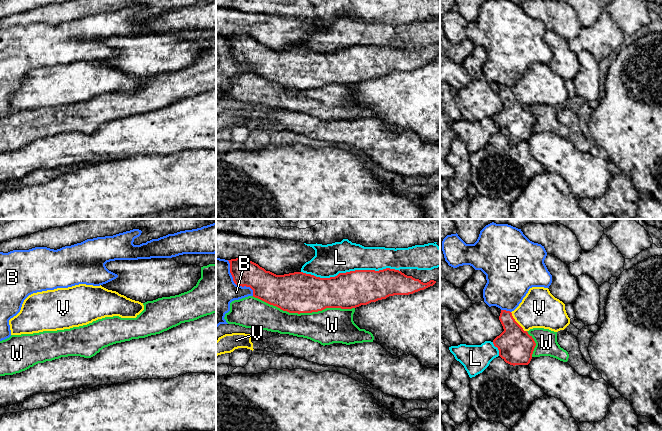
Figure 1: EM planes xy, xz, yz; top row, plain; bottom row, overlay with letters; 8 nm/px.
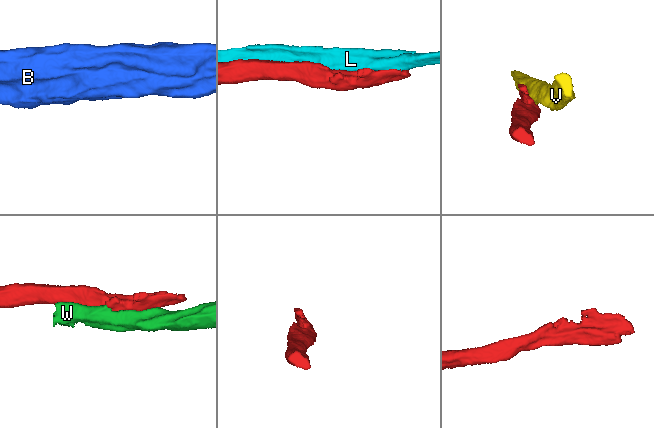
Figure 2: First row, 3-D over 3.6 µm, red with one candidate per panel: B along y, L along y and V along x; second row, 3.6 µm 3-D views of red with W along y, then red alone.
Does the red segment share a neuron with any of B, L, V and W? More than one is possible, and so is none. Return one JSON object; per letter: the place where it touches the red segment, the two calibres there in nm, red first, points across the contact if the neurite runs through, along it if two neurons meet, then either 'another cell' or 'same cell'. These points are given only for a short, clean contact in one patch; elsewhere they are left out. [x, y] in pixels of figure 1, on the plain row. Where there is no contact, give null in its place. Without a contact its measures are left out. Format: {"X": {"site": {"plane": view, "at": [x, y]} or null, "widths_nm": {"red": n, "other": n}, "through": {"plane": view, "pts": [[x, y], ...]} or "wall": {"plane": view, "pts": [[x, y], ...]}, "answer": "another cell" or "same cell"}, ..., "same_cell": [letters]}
{"B": {"site": {"plane": "xz", "at": [235, 59]}, "widths_nm": {"red": 240, "other": 300}, "answer": "another cell"}, "L": {"site": {"plane": "xz", "at": [350, 47]}, "widths_nm": {"red": 300, "other": 260}, "answer": "another cell"}, "V": {"site": {"plane": "yz", "at": [516, 98]}, "widths_nm": {"red": 280, "other": 300}, "answer": "another cell"}, "W": {"site": {"plane": "xz", "at": [303, 88]}, "widths_nm": {"red": 320, "other": 280}, "answer": "another cell"}, "same_cell": []}

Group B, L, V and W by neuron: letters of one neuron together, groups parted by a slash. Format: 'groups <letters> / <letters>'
groups B / L / V / W

